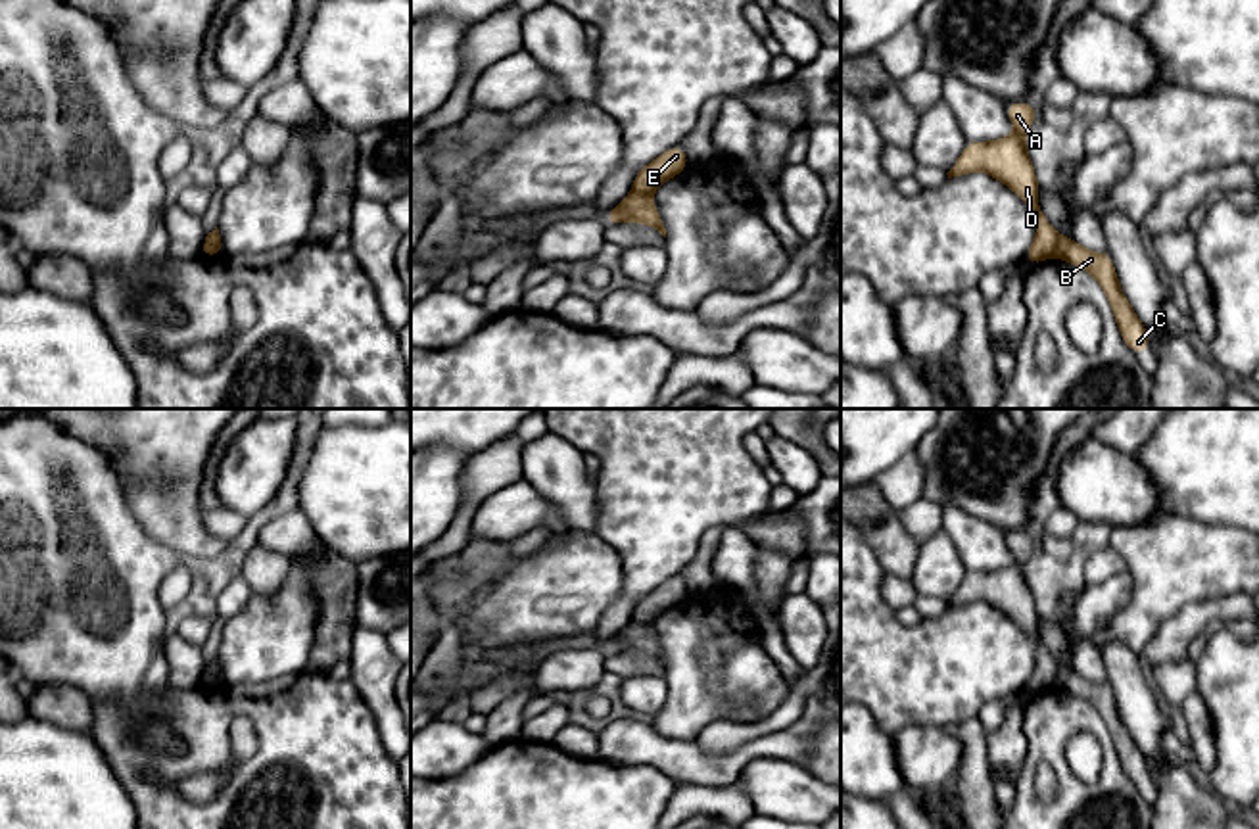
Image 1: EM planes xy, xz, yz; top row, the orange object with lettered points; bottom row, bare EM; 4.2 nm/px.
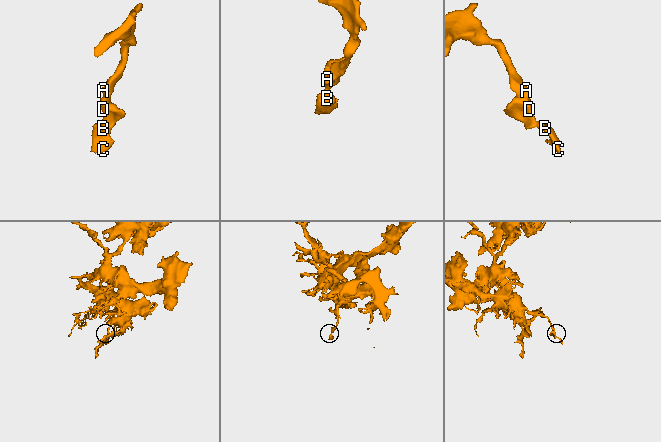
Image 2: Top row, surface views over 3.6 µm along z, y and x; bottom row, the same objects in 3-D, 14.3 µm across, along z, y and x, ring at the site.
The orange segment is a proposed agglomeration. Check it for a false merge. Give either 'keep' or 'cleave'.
cleave

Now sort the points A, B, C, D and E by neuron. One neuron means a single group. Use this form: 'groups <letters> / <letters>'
groups A D E / B C

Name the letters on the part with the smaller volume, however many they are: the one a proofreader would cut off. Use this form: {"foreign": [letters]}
{"foreign": ["B", "C"]}

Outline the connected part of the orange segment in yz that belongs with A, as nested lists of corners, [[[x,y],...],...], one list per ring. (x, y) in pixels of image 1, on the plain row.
[[[1027,532],[1008,533],[1006,543],[1013,553],[1015,562],[1000,570],[967,572],[960,589],[946,604],[948,608],[952,608],[983,601],[1002,610],[1029,637],[1033,637],[1038,643],[1036,666],[1023,689],[1029,691],[1031,695],[1036,695],[1056,685],[1056,675],[1059,672],[1059,664],[1054,660],[1046,645],[1040,641],[1038,635],[1040,616],[1036,612],[1034,597],[1025,578],[1027,560],[1031,558],[1031,553],[1038,547],[1038,543]]]

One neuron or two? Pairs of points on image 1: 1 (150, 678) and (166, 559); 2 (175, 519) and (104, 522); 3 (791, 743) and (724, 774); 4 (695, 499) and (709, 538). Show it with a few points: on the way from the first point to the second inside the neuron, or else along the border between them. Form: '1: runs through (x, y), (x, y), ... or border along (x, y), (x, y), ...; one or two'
1: runs through (144, 649), (144, 588); one
2: border along (118, 480), (137, 522), (154, 540), (171, 549); two
3: runs through (774, 745), (753, 749), (741, 757); one
4: border along (722, 526), (701, 536), (682, 568); two

